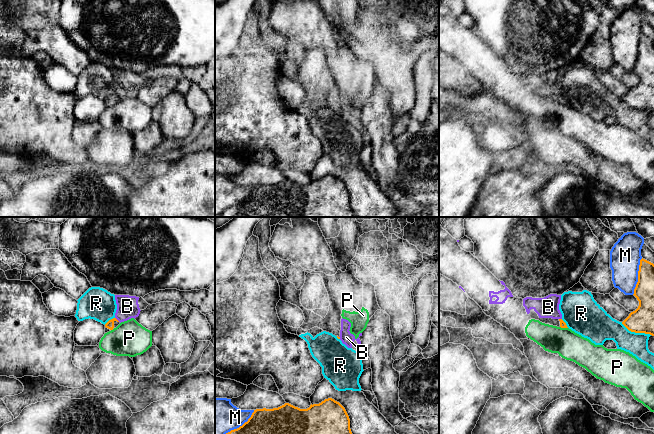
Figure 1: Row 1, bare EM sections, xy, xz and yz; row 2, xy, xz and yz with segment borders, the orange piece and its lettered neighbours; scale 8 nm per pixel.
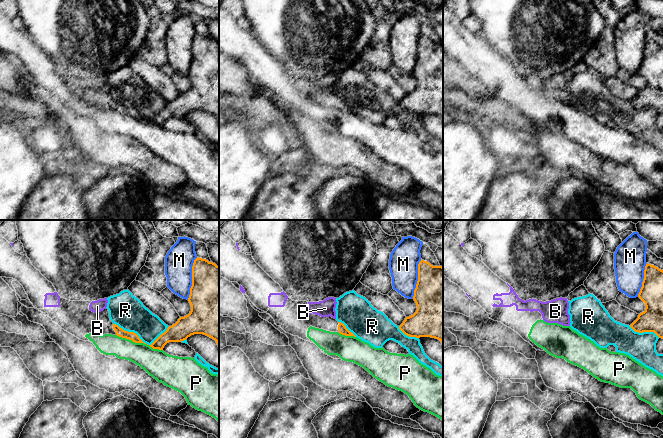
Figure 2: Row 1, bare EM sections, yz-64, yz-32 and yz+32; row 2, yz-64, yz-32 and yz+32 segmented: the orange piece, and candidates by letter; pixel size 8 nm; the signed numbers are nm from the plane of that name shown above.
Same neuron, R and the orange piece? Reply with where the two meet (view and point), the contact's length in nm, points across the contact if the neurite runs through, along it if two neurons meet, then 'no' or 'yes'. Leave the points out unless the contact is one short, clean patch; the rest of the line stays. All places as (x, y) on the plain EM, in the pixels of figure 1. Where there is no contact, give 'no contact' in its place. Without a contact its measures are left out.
contact yz (636, 108); length 260 nm; no

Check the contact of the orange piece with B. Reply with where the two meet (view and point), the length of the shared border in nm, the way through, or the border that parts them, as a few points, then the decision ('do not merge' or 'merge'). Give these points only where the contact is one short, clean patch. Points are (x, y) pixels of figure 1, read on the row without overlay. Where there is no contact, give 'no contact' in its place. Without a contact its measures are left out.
xy (116, 95) | 50 nm | along xy (115, 93), (119, 97) | do not merge

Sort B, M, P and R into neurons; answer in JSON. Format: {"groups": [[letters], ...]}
{"groups": [["B", "P"], ["M"], ["R"]]}

